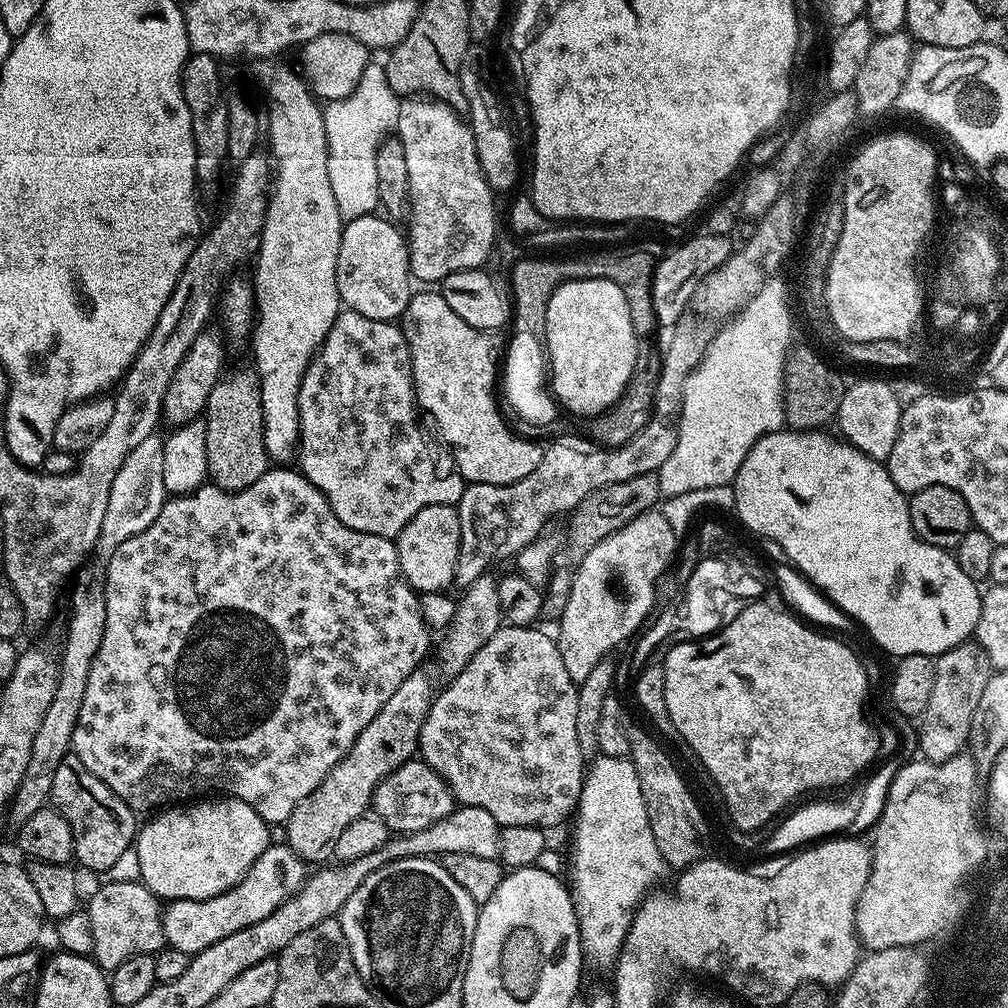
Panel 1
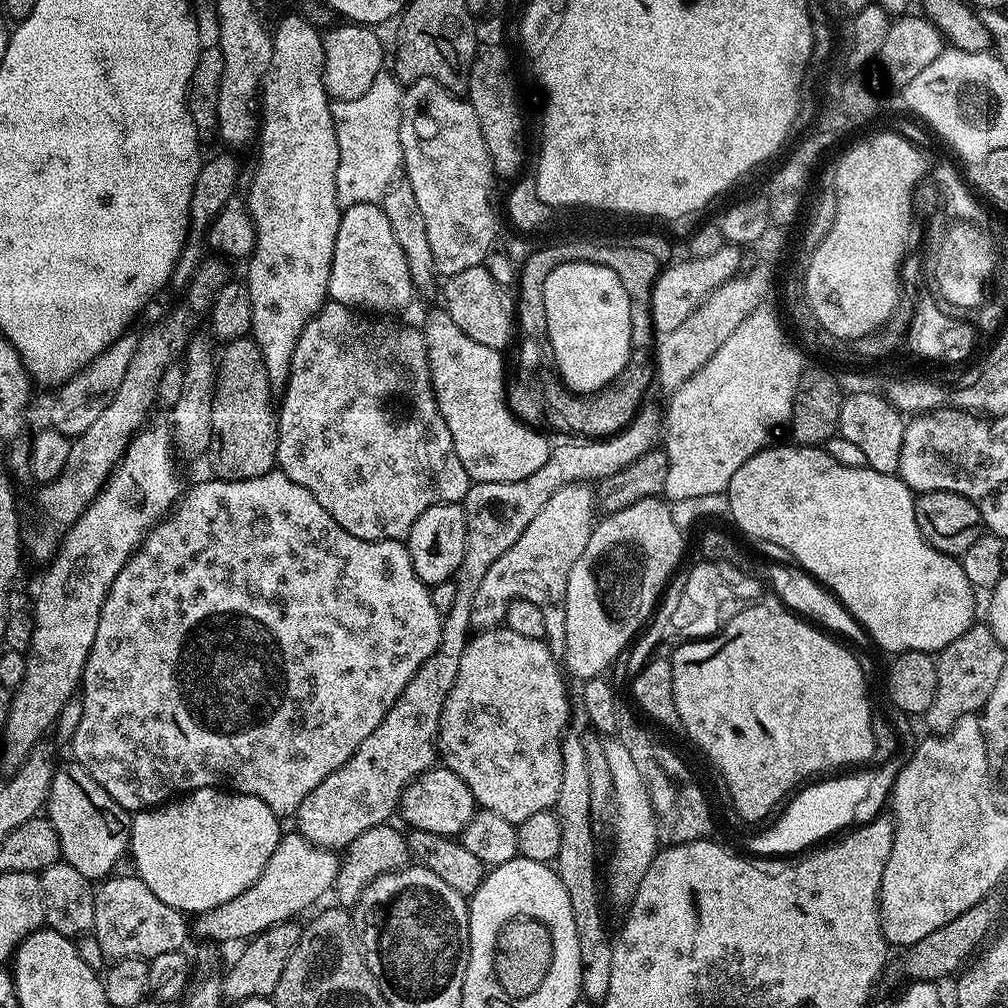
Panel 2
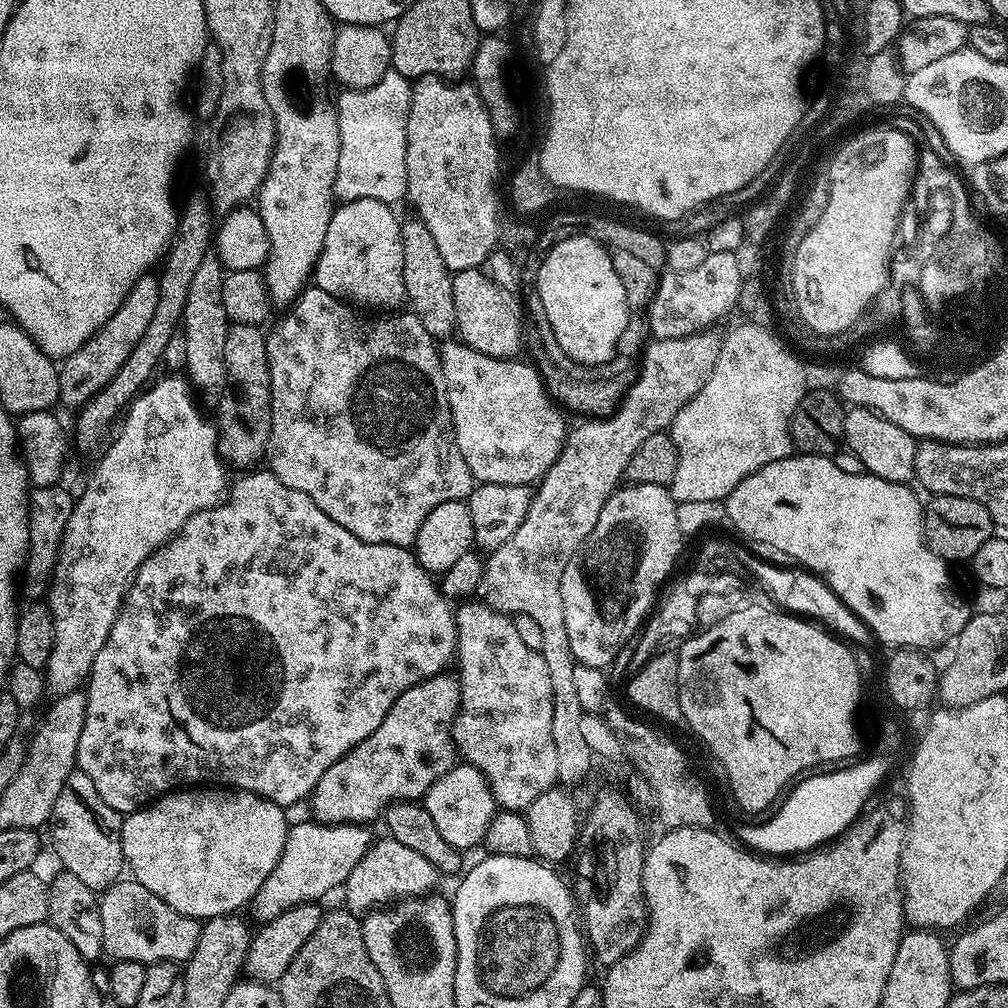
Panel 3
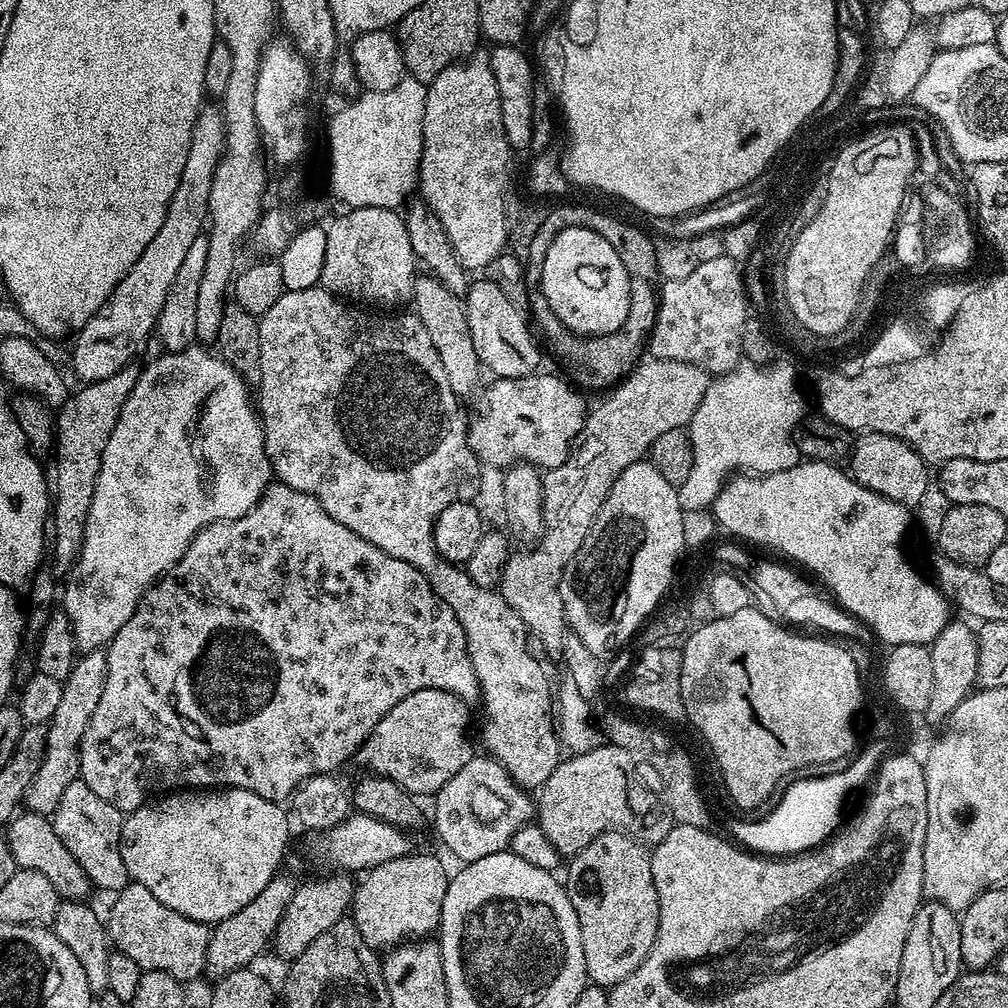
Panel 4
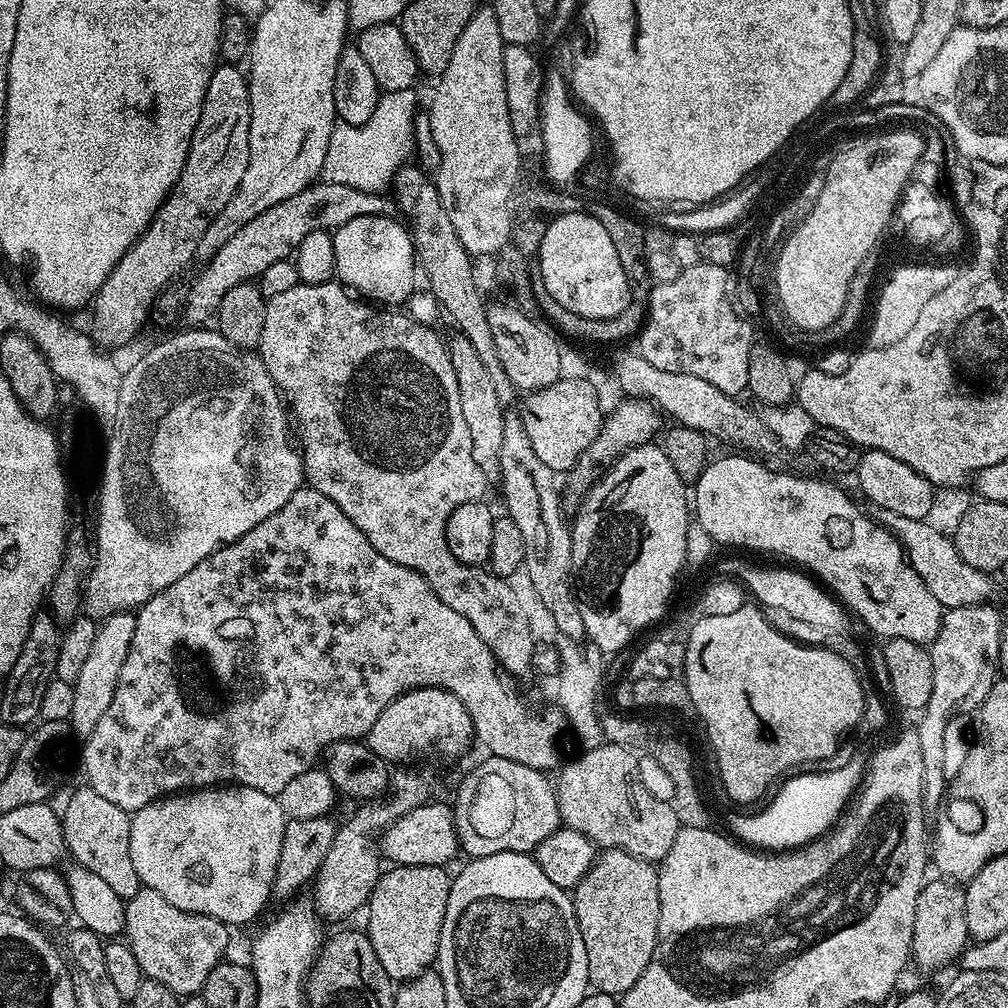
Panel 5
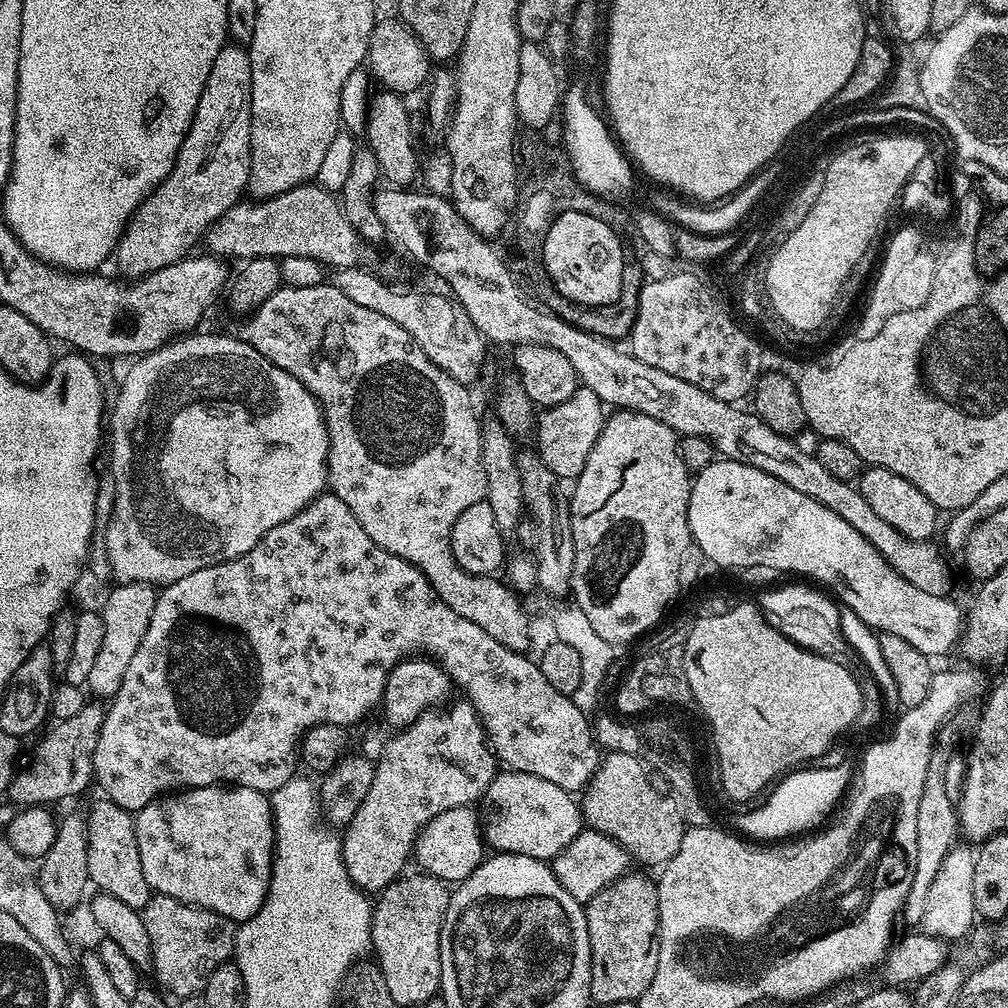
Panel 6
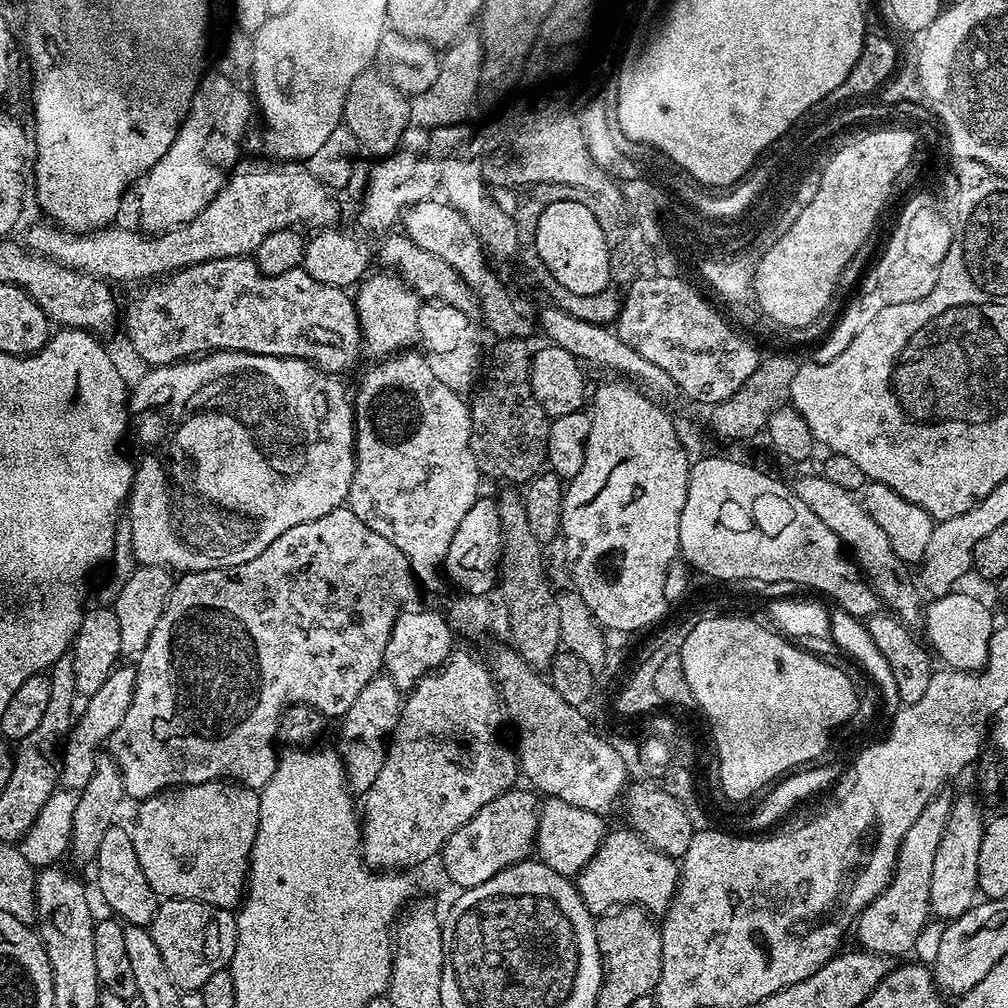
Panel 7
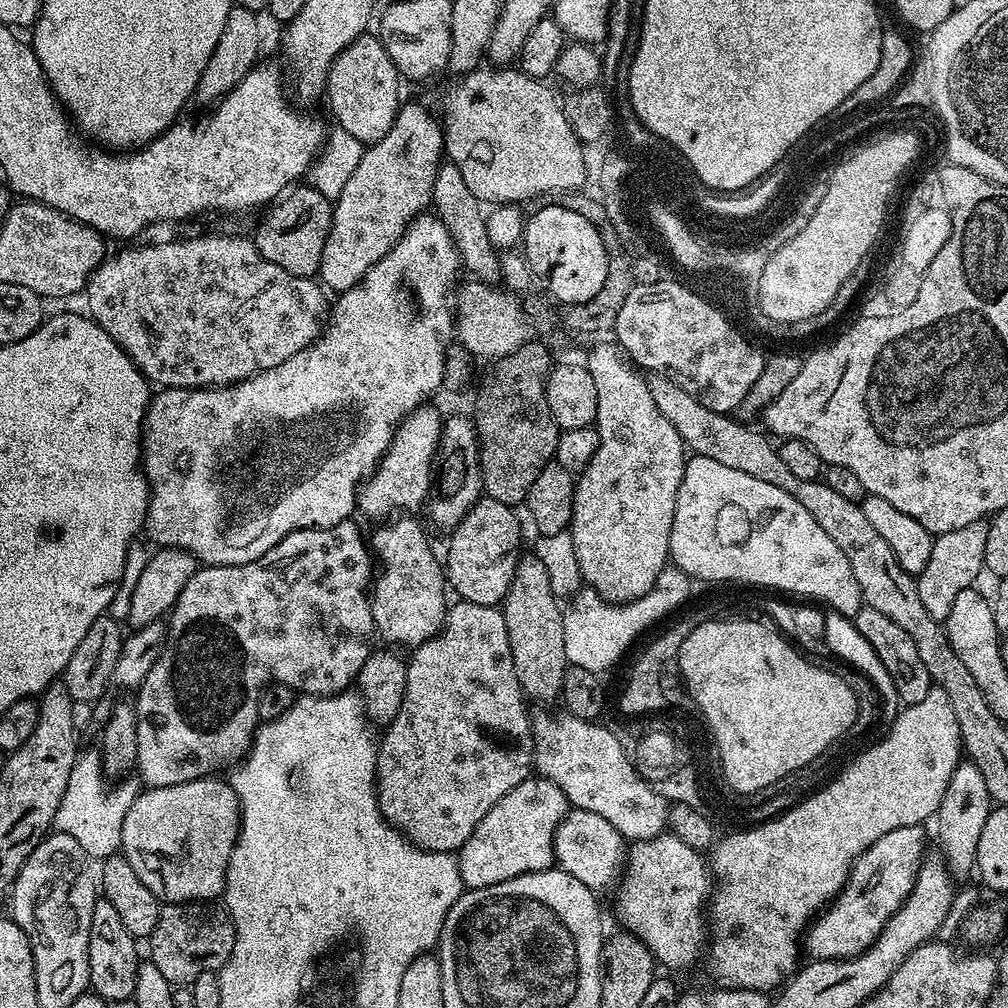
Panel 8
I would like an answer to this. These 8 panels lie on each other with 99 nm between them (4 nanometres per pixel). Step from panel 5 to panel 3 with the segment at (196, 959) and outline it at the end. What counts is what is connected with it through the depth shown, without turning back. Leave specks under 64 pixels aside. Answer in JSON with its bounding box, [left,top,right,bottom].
[99,880,201,966]

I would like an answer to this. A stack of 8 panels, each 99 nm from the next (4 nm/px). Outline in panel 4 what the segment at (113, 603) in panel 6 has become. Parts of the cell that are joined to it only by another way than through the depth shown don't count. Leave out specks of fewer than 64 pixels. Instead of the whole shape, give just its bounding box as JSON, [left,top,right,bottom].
[23,651,107,817]

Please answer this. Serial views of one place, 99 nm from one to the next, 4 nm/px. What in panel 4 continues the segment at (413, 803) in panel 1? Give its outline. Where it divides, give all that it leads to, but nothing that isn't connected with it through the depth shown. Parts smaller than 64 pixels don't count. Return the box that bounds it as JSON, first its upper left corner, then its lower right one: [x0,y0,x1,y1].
[434,754,534,862]

